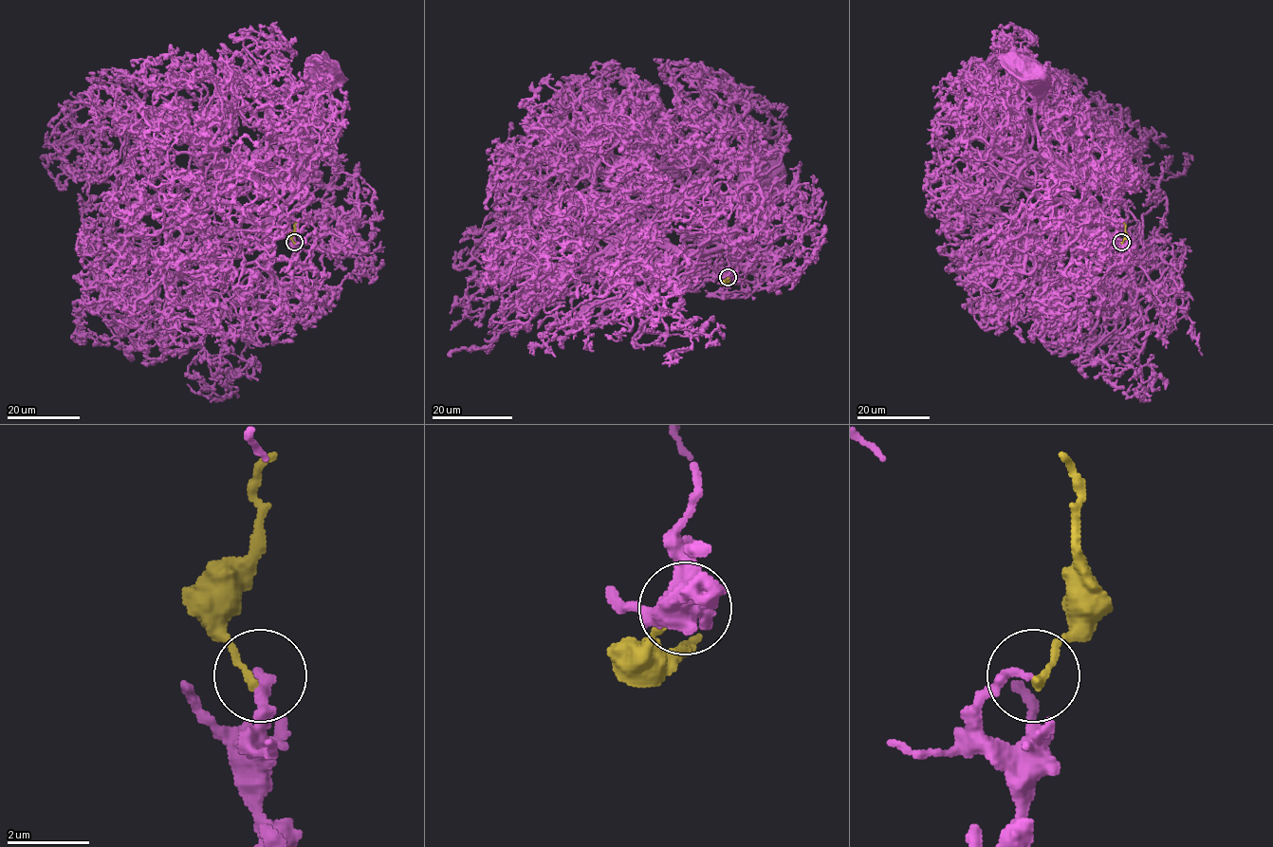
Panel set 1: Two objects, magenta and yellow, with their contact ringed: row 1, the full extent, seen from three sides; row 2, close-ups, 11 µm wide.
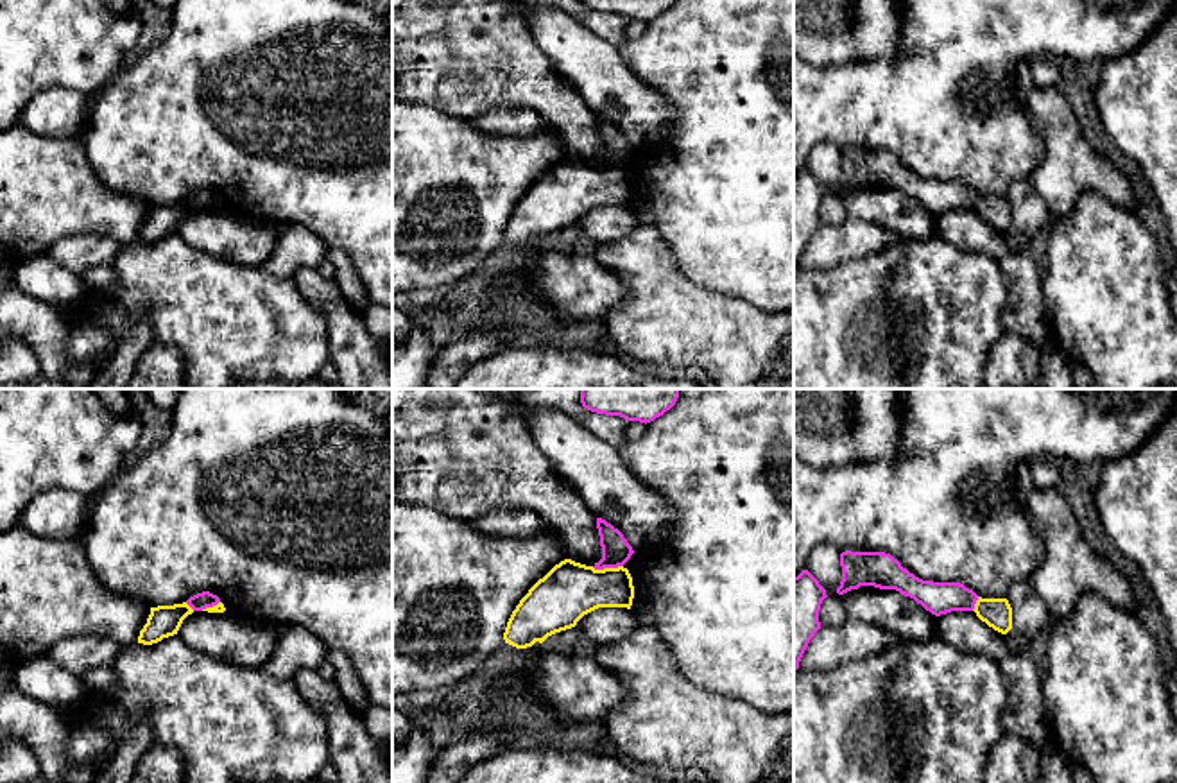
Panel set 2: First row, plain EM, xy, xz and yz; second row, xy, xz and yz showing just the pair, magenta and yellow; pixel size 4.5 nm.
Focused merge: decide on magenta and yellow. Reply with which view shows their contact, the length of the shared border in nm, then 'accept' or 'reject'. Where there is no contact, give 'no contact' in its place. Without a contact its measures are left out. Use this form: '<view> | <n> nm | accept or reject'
xz | 140 nm | reject

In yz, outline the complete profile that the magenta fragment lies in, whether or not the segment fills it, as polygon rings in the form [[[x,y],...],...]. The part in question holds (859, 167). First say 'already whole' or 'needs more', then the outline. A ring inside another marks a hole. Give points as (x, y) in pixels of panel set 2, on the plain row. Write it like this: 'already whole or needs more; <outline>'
already whole; [[[851,151],[840,152],[842,179],[837,186],[844,194],[860,185],[896,188],[914,197],[935,215],[951,210],[973,210],[978,194],[960,181],[923,179],[901,165],[898,158],[885,151]]]

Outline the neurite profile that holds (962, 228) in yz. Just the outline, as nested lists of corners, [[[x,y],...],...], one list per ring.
[[[951,210],[935,215],[935,237],[966,253],[982,253],[1000,260],[1014,249],[1005,233],[982,220],[975,210]]]

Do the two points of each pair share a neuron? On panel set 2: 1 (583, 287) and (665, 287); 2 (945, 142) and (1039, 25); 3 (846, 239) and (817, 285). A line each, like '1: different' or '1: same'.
1: different
2: same
3: different

